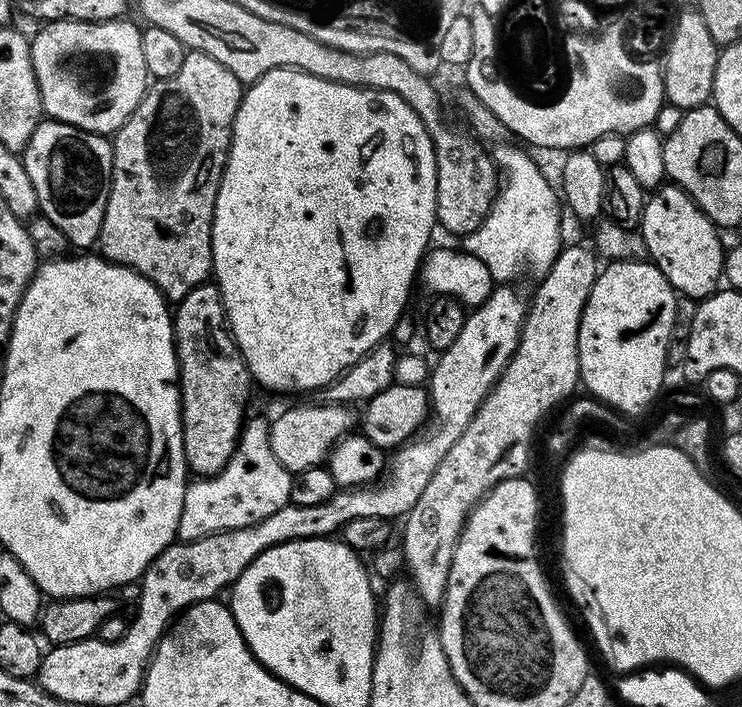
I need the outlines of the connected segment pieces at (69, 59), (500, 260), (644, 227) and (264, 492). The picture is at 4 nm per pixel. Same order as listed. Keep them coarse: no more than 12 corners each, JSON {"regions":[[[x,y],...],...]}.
{"regions":[[[141,29],[31,37],[45,117],[114,134],[150,87]],[[496,141],[508,172],[463,237],[493,281],[545,276],[560,253],[557,189],[525,147]],[[668,182],[638,231],[679,295],[715,293],[726,248],[690,193]],[[249,417],[215,476],[189,483],[181,543],[266,519],[294,478]]]}

